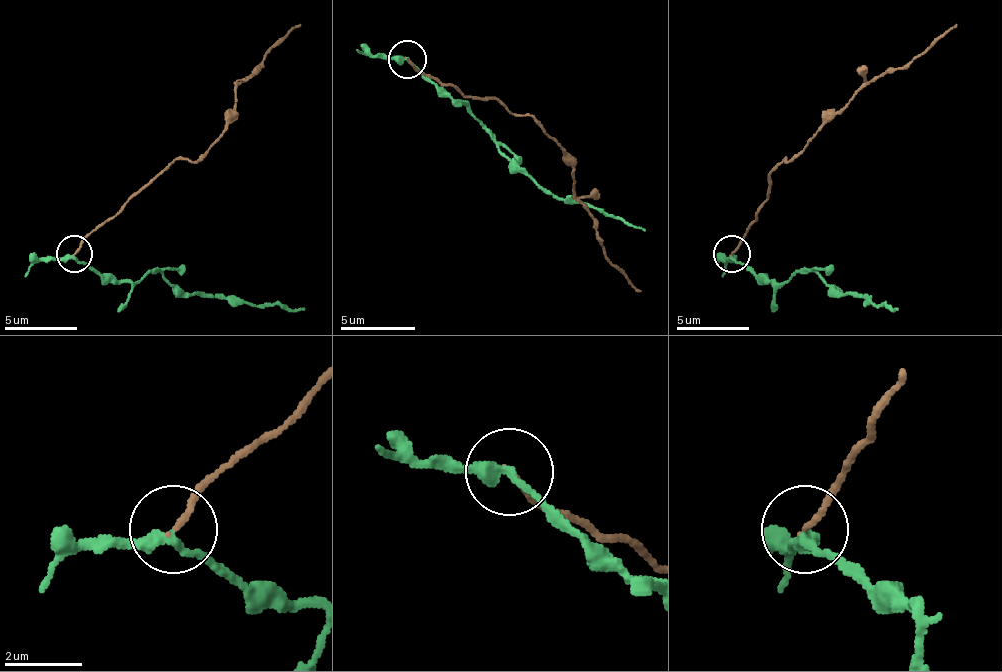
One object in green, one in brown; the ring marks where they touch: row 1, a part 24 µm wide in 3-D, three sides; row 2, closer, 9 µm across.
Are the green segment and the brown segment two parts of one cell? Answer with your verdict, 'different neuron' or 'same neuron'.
different neuron

